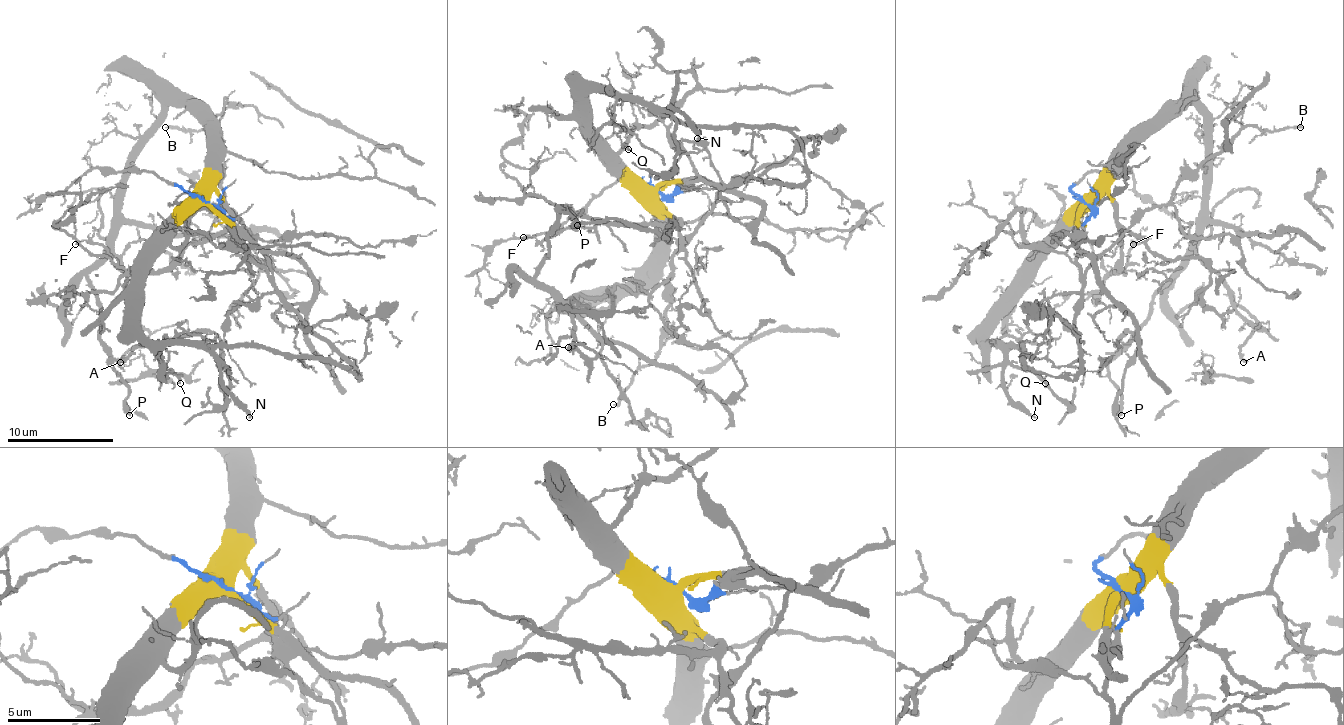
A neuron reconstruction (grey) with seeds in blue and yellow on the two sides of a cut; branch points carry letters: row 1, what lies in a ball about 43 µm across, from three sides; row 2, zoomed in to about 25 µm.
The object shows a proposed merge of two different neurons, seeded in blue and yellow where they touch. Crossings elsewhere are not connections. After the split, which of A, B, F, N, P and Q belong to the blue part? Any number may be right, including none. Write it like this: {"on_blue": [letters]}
{"on_blue": ["B"]}

